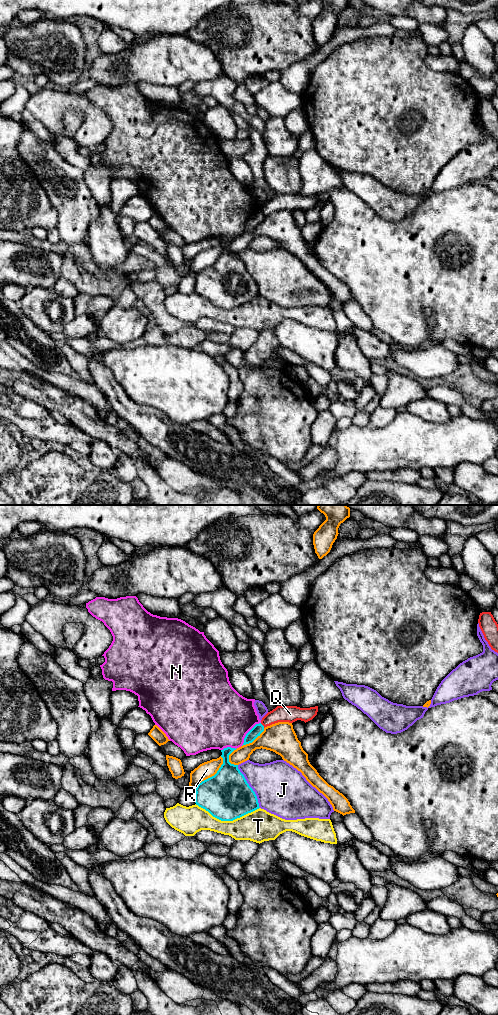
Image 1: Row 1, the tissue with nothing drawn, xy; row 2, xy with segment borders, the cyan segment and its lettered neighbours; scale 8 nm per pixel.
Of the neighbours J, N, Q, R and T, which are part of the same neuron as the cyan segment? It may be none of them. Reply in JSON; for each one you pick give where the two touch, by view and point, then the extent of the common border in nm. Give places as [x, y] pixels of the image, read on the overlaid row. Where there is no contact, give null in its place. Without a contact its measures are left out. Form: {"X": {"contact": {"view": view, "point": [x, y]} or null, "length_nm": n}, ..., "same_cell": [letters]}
{"same_cell": []}

